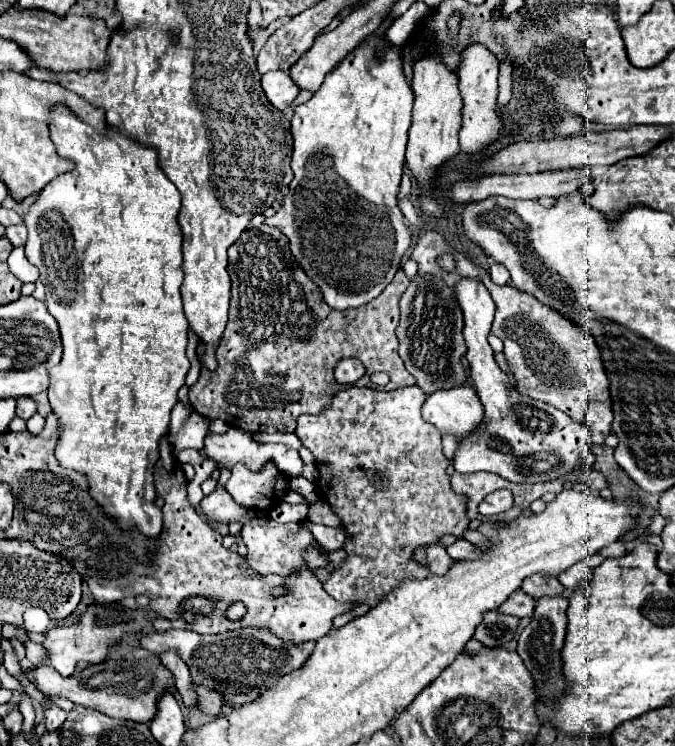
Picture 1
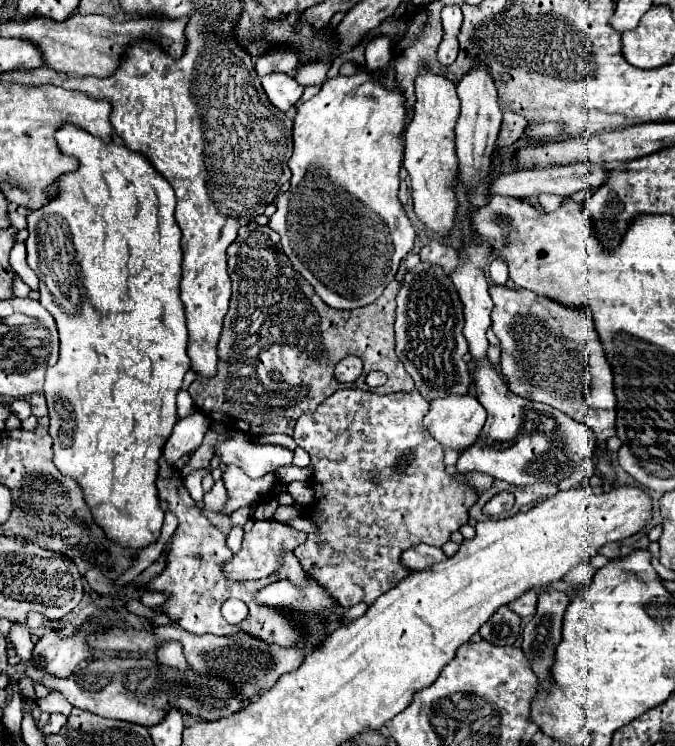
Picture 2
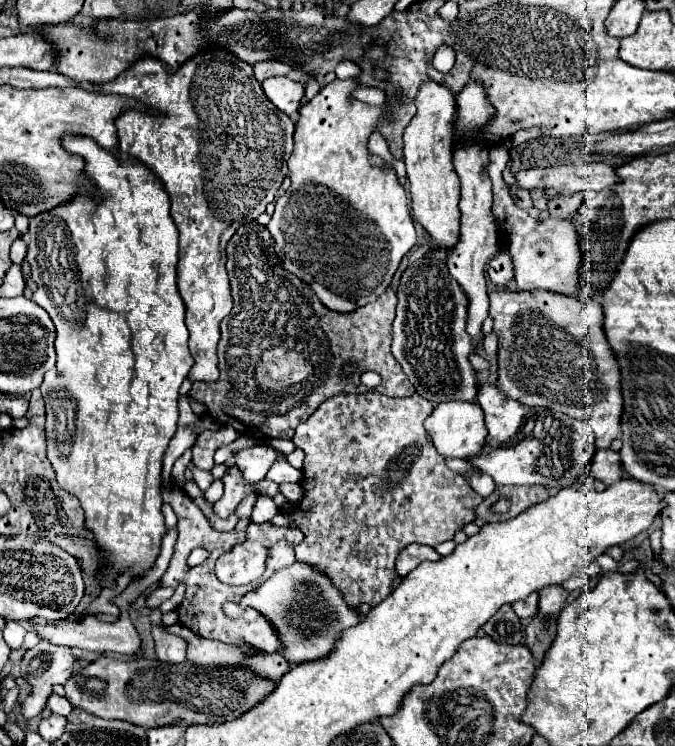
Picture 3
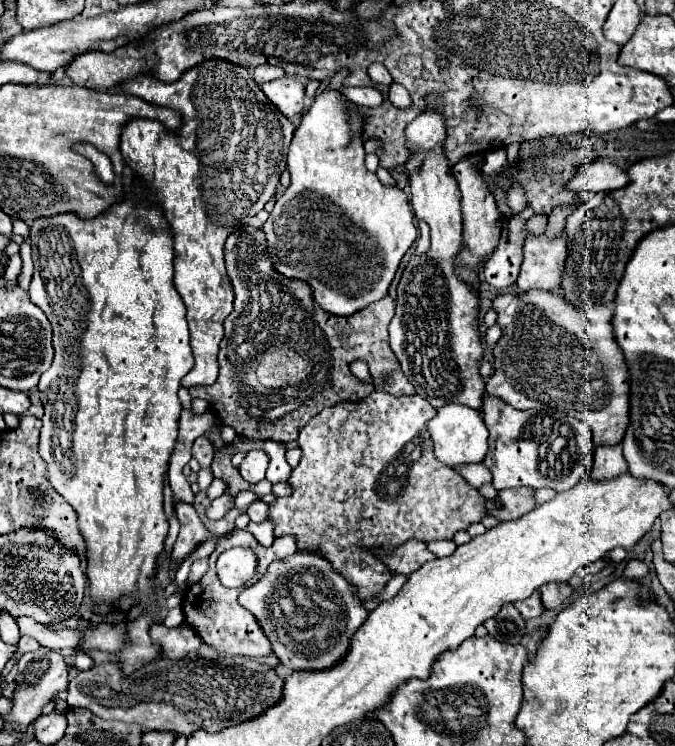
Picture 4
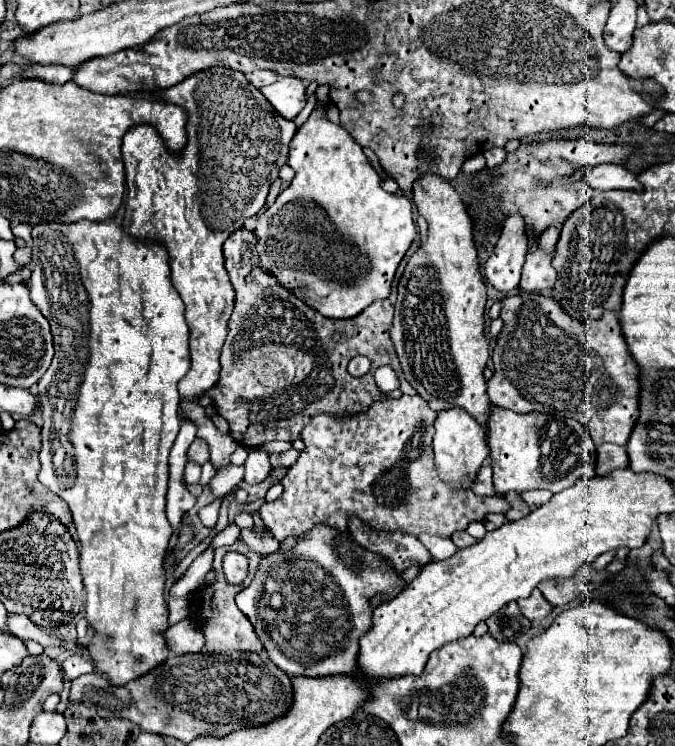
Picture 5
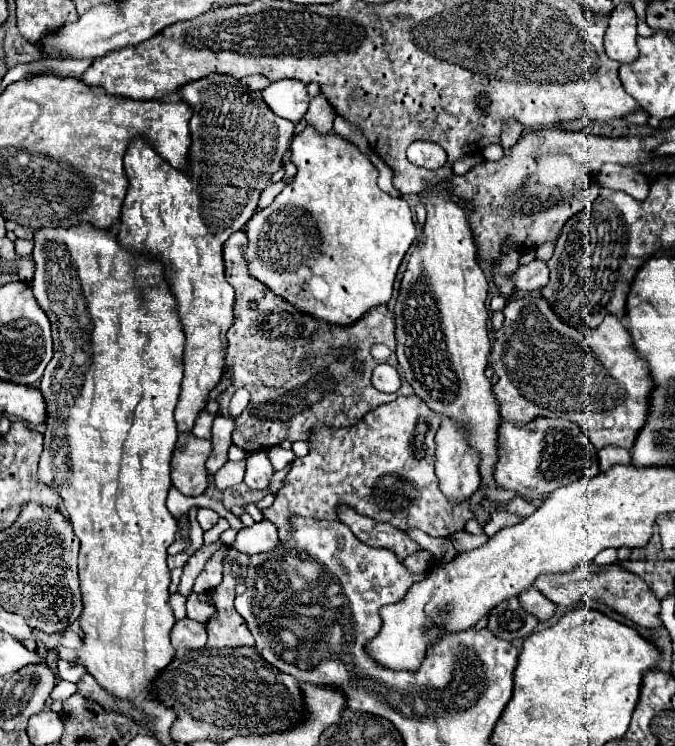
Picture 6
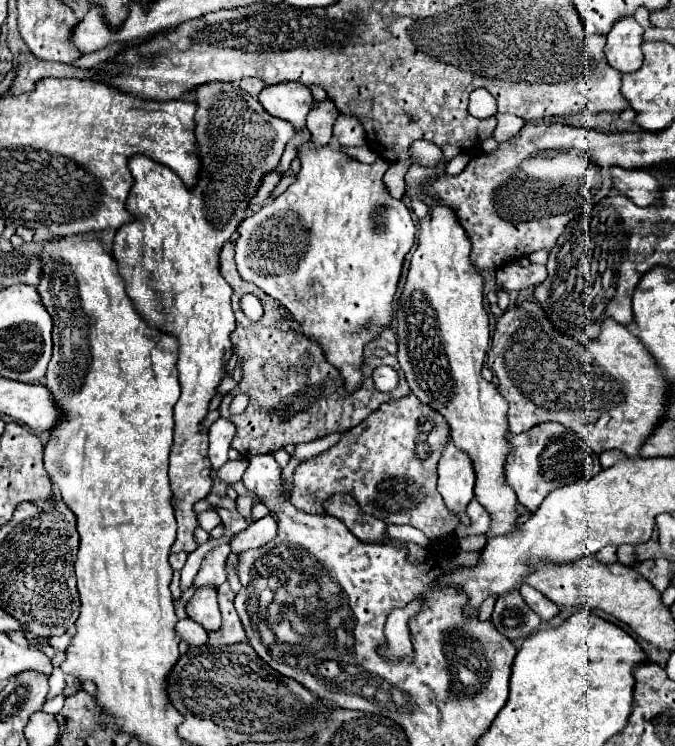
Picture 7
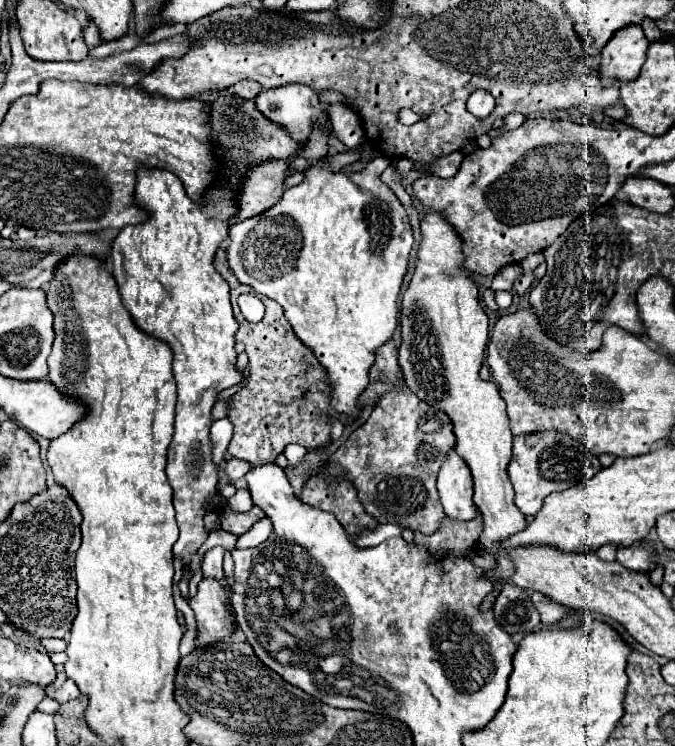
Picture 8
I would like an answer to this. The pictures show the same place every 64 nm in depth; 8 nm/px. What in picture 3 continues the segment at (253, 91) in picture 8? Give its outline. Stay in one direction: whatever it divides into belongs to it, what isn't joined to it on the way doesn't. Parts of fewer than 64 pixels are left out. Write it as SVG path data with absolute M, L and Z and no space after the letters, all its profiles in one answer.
M264 60L260 64L254 64L254 76L258 82L270 78L270 76L286 76L292 68L288 64L280 64L280 60Z

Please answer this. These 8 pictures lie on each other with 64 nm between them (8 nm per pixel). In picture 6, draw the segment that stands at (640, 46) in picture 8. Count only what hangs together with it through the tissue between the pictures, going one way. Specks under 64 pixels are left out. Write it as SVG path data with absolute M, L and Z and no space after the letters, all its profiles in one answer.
M624 4L624 8L616 8L608 20L608 30L604 34L604 48L612 60L620 64L632 62L638 56L636 48L636 12L632 4Z

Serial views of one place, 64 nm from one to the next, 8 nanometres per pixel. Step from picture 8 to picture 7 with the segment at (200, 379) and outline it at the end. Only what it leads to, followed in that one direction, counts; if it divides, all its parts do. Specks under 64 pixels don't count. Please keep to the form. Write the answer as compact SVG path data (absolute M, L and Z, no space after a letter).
M208 82L198 86L194 92L196 110L196 144L198 144L198 160L200 172L198 182L194 188L188 188L180 176L176 176L168 166L154 162L144 154L136 154L130 158L128 168L132 172L134 184L130 196L126 200L126 210L134 220L124 224L114 238L114 254L120 264L120 274L126 280L128 296L132 298L136 310L148 324L156 324L164 332L170 332L180 342L178 354L178 372L180 372L180 386L182 394L174 406L174 446L170 452L170 486L174 496L178 498L176 504L176 522L178 522L178 538L172 544L172 552L192 552L196 550L194 542L194 528L198 520L192 512L194 502L208 496L212 488L210 478L210 462L208 458L208 434L200 432L200 422L208 412L208 404L216 392L216 386L226 374L226 362L232 356L232 342L230 332L234 330L234 312L230 306L232 286L220 276L220 248L226 240L236 232L240 222L246 218L246 210L250 206L252 196L256 196L256 188L266 172L278 166L278 160L294 134L294 126L286 120L274 118L272 114L264 112L254 96L240 92L234 82Z

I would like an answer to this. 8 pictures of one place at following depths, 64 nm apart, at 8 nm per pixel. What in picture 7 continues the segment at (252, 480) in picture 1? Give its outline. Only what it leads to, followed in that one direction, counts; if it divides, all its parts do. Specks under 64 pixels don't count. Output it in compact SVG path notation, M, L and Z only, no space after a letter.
M206 510L206 512L198 514L198 524L200 524L206 532L210 532L212 528L216 528L216 526L220 524L220 516L218 516L214 510Z

